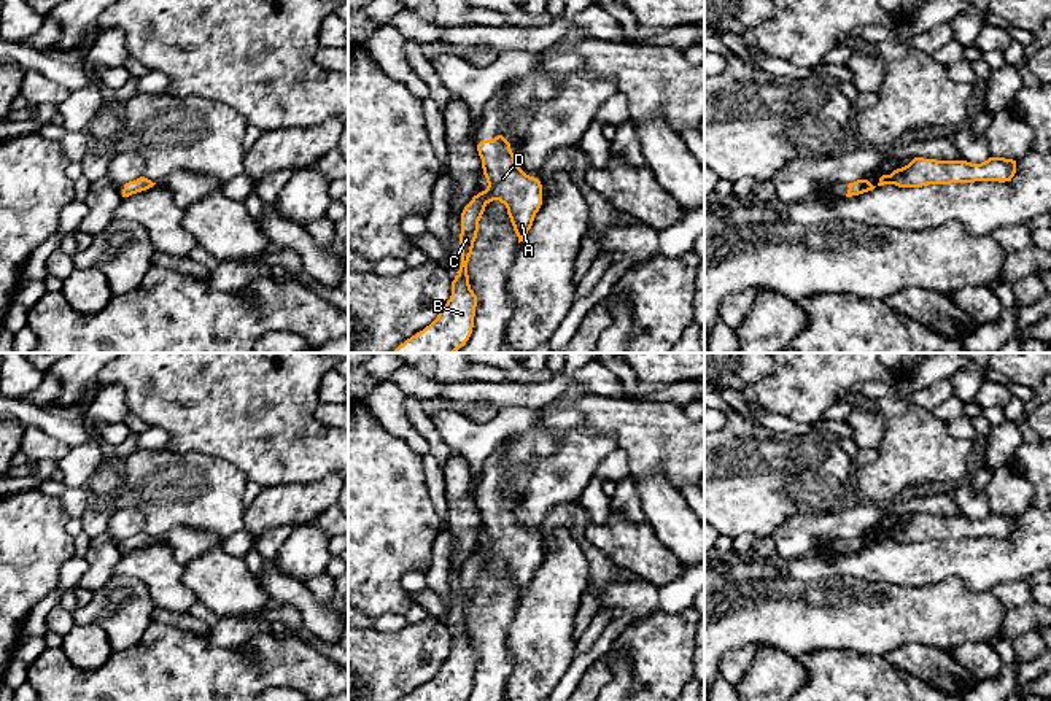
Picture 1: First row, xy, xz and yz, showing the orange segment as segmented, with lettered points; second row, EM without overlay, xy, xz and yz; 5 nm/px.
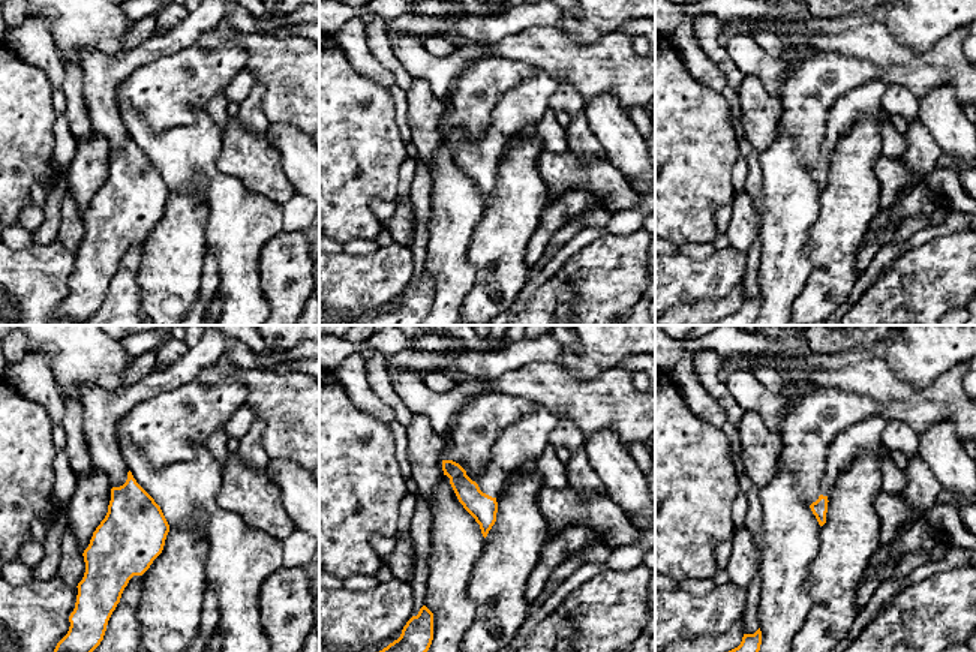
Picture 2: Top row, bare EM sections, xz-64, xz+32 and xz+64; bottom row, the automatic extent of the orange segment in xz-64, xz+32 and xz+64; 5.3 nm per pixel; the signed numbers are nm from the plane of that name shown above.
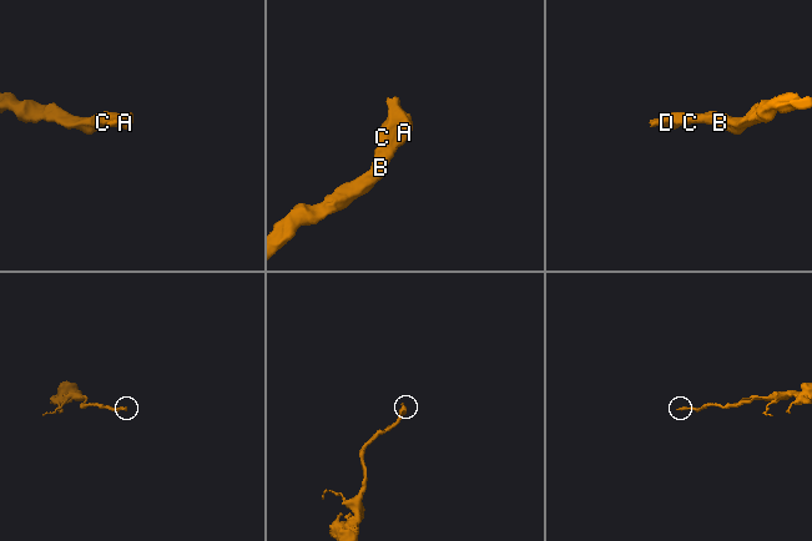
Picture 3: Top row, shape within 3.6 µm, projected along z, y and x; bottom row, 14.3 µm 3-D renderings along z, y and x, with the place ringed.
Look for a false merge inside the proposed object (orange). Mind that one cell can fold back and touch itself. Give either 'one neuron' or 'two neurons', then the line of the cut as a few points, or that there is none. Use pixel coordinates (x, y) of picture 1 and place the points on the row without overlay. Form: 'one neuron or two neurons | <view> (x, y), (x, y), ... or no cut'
one neuron | no cut

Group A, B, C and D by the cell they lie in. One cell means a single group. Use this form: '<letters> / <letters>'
A B C D

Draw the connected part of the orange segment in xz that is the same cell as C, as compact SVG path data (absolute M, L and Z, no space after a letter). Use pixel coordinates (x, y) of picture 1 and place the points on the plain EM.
M502 491L482 496L477 507L488 542L474 552L461 569L461 622L452 637L452 652L429 682L401 701L466 701L472 690L477 663L477 652L469 641L467 618L485 563L493 556L506 561L520 599L542 561L541 537L517 521L510 499Z

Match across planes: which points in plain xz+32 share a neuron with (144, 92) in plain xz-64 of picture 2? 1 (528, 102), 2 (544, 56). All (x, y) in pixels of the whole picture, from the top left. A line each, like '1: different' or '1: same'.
1: same
2: different

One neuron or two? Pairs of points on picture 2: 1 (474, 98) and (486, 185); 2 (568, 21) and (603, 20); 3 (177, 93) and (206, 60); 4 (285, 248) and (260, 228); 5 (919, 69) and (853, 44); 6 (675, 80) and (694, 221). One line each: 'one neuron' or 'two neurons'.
1: two neurons
2: one neuron
3: one neuron
4: two neurons
5: one neuron
6: one neuron

